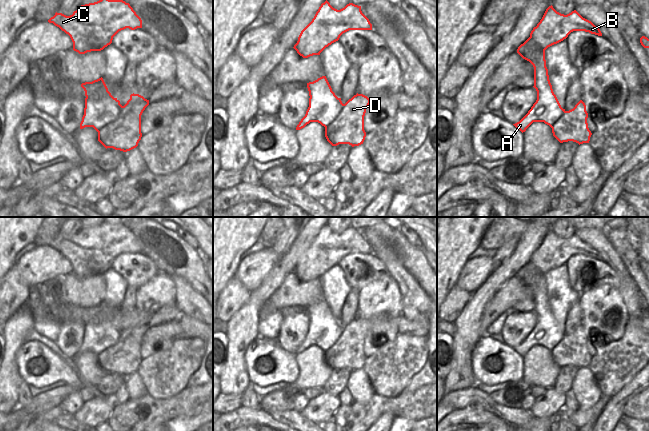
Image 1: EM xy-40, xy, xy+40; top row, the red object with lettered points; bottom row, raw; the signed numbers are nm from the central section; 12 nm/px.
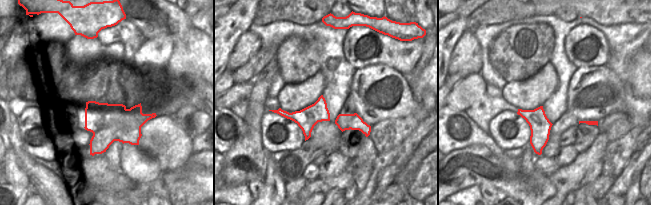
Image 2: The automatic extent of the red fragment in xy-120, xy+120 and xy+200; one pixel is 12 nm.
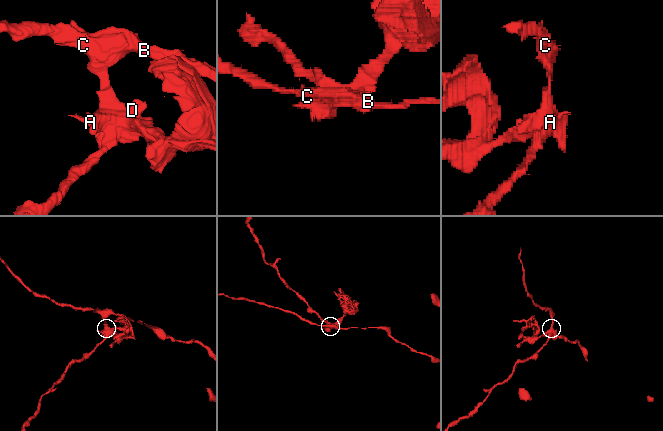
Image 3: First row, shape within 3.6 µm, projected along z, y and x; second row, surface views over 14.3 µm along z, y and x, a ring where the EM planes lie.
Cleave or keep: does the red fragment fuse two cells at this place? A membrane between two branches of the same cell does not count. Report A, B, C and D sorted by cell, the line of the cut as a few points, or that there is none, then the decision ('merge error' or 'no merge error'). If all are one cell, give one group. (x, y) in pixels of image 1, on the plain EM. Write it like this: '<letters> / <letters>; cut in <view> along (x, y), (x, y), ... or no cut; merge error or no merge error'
A D / B C; cut in xy+40 along (520, 269), (531, 264), (544, 275); merge error

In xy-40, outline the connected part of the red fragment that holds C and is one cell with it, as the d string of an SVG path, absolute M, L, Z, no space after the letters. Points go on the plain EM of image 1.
M104 221L97 226L81 229L70 240L56 236L48 246L70 260L76 276L92 271L101 275L112 267L119 255L142 252L141 242L129 227Z

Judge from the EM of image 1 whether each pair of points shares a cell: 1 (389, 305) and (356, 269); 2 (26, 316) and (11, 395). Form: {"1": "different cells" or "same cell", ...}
{"1": "different cells", "2": "same cell"}

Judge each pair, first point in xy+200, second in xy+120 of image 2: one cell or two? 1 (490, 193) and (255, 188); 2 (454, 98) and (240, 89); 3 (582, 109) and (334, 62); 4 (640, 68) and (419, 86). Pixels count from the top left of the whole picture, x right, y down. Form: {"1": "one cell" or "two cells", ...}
{"1": "one cell", "2": "one cell", "3": "two cells", "4": "one cell"}

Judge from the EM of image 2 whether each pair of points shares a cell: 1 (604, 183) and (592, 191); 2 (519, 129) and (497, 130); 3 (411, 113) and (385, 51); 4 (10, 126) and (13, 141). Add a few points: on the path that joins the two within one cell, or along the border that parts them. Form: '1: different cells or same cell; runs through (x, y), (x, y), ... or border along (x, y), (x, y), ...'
1: same cell; runs through (601, 185), (595, 190)
2: same cell; runs through (516, 136), (510, 140), (502, 137)
3: different cells; border along (369, 65), (391, 66), (403, 76)
4: same cell; runs through (10, 130), (10, 137)

